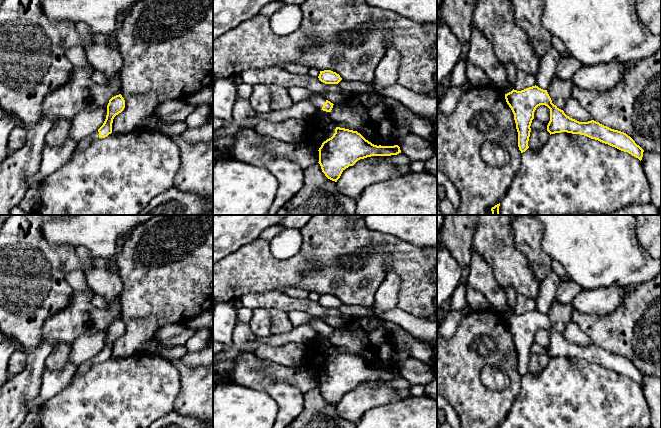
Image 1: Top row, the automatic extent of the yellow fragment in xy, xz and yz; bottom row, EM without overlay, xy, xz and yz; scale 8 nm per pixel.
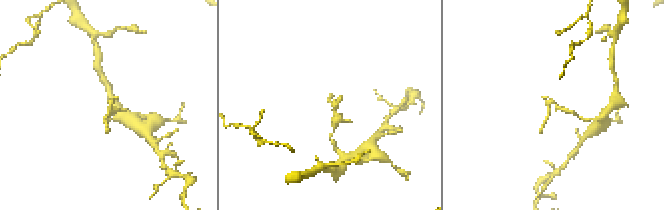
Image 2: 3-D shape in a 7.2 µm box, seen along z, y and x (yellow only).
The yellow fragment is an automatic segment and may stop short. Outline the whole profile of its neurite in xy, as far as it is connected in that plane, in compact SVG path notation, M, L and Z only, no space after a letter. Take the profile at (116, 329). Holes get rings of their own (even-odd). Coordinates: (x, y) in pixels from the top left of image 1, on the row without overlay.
M121 318L112 321L107 329L107 339L103 349L93 358L87 362L80 364L77 367L75 374L72 376L71 383L73 383L78 377L85 374L93 365L99 362L105 362L112 357L112 347L116 339L121 337L125 332L125 324Z

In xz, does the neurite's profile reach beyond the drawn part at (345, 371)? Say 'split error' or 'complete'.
complete

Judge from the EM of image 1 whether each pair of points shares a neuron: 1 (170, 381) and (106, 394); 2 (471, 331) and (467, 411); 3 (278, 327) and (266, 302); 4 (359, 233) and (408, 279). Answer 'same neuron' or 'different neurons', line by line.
1: same neuron
2: same neuron
3: different neurons
4: same neuron

